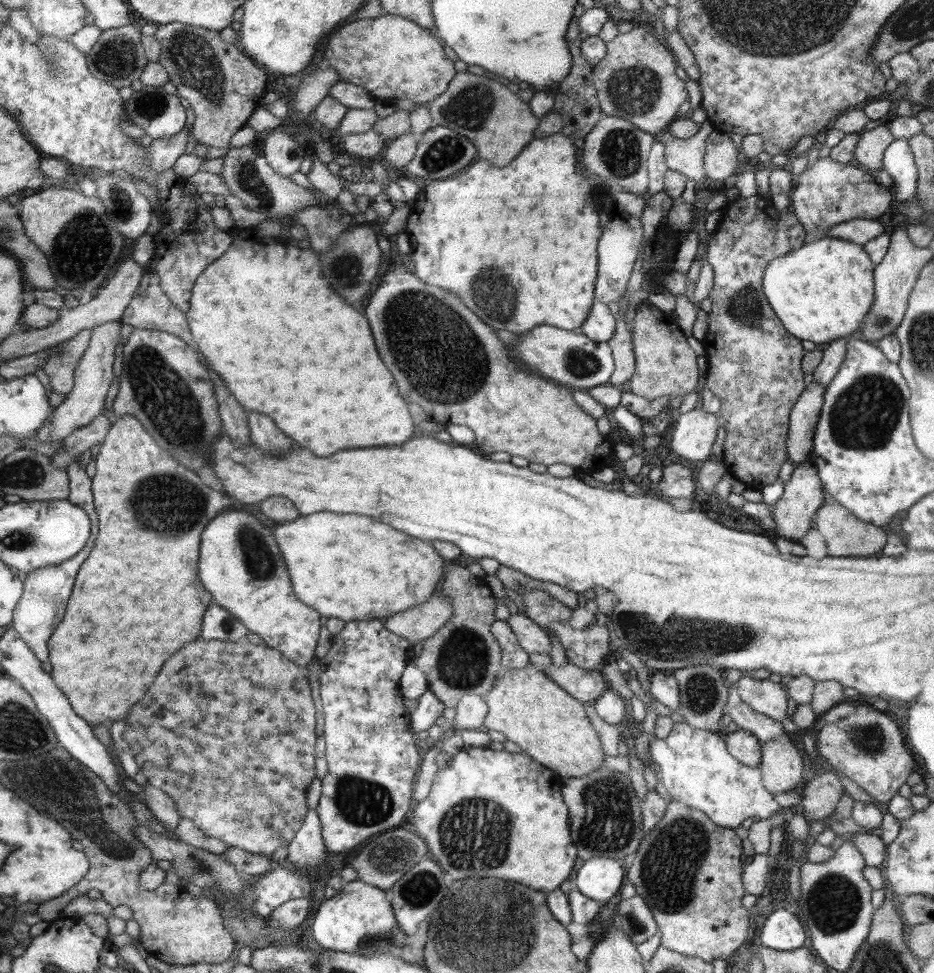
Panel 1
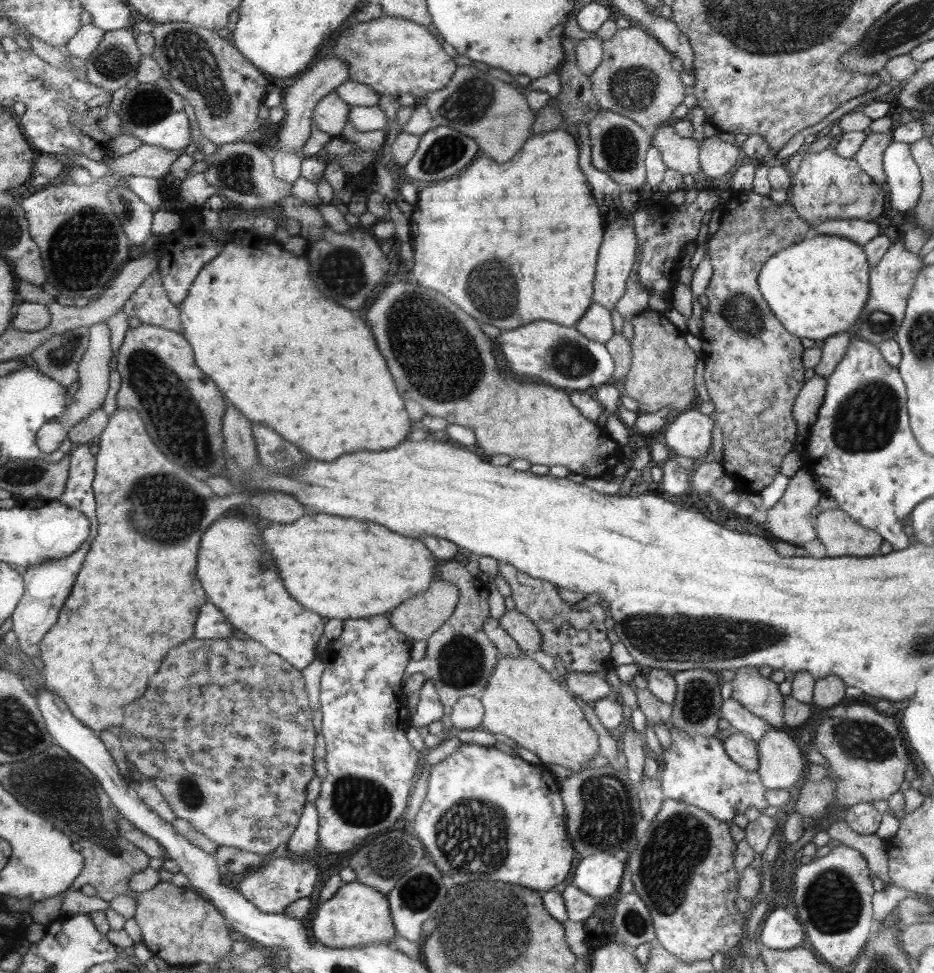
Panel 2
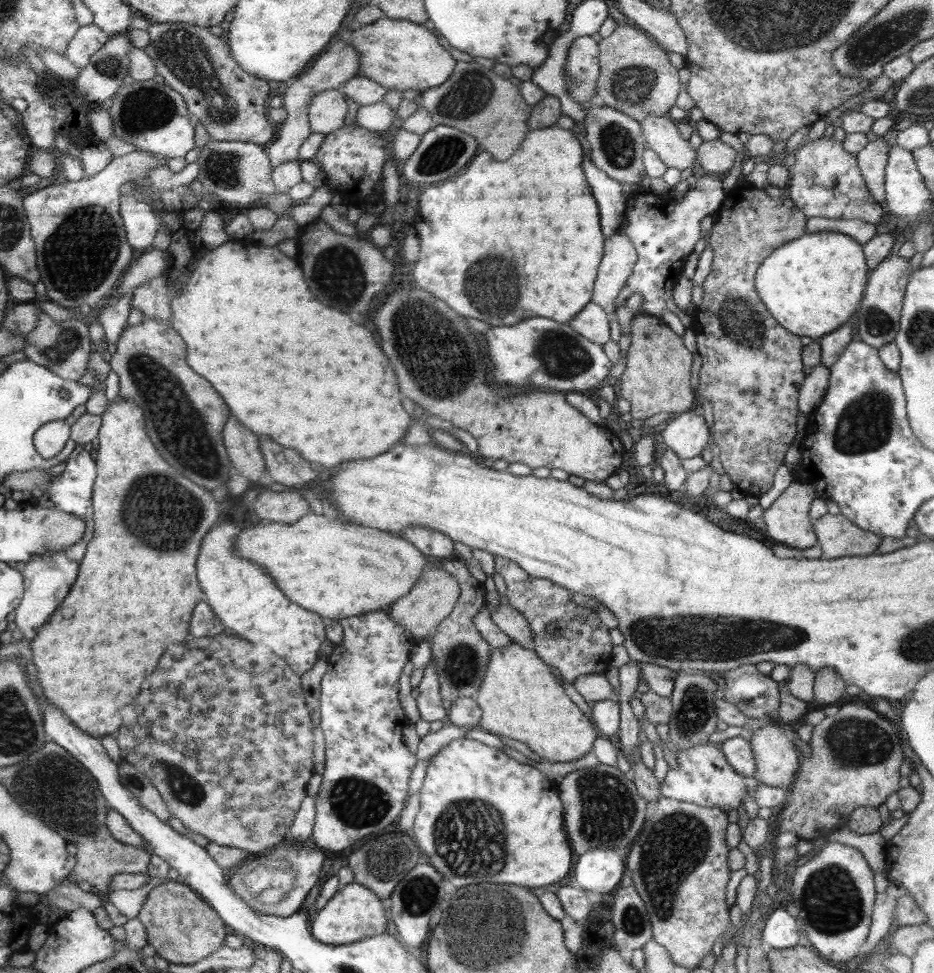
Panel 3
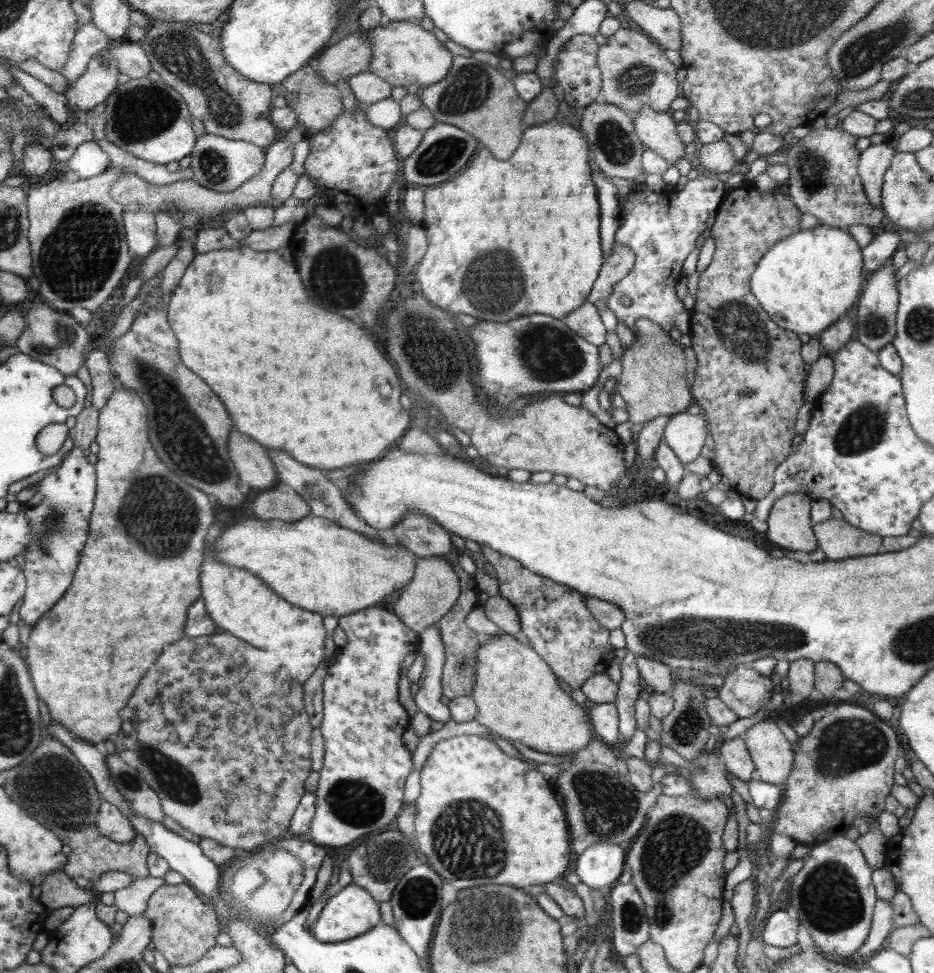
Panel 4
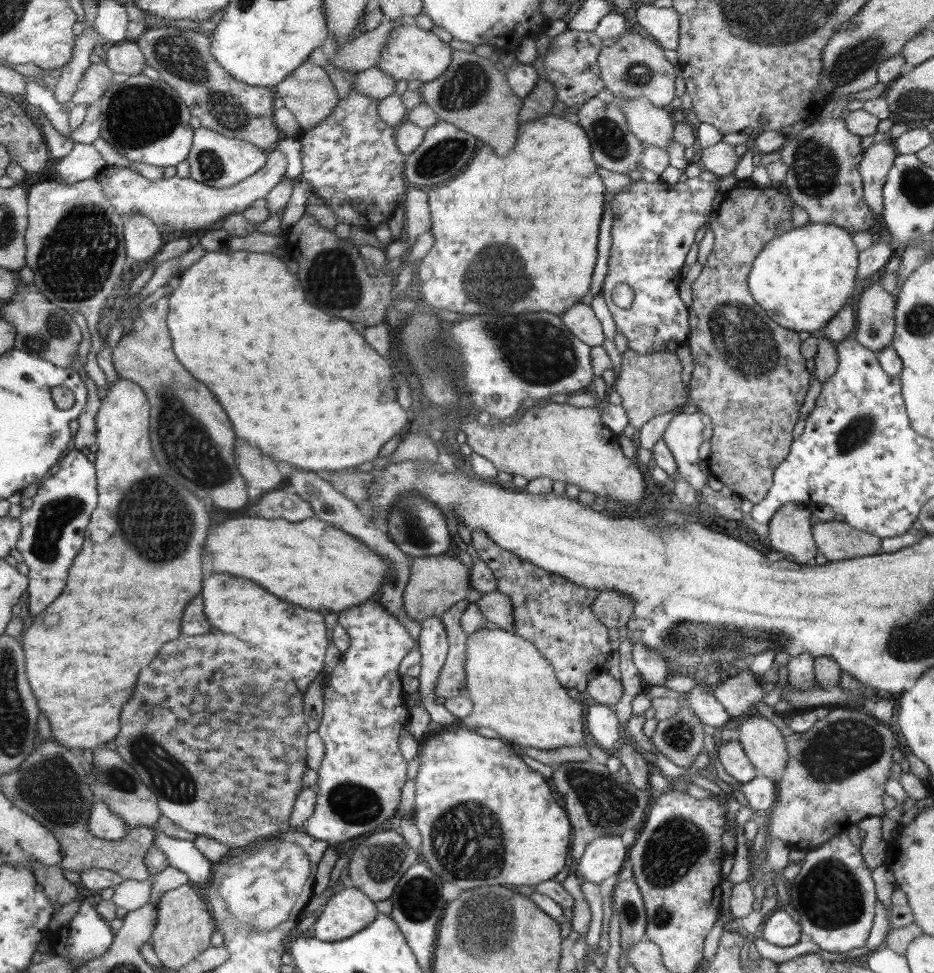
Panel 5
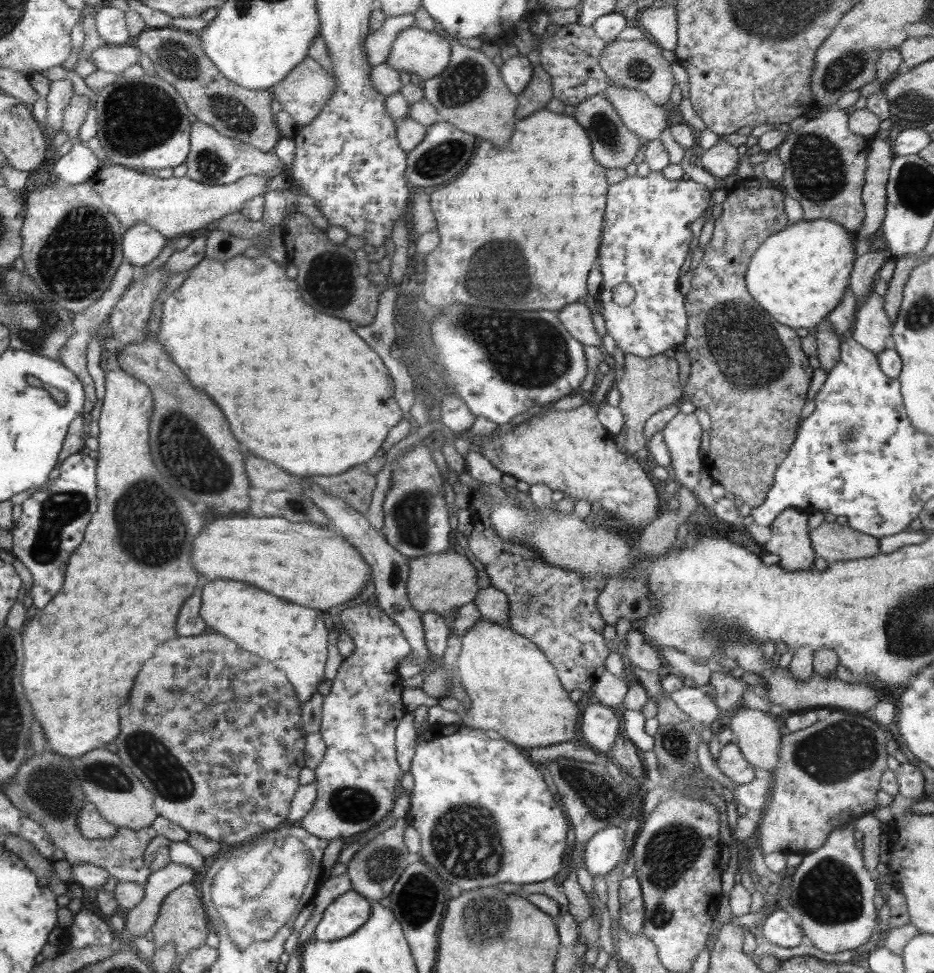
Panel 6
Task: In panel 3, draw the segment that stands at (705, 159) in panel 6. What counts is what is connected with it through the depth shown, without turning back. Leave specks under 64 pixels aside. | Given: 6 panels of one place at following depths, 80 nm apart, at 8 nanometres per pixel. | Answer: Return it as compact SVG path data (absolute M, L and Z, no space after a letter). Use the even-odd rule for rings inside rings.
M719 138L703 141L697 150L697 162L709 174L714 172L726 172L734 166L736 161L736 150Z

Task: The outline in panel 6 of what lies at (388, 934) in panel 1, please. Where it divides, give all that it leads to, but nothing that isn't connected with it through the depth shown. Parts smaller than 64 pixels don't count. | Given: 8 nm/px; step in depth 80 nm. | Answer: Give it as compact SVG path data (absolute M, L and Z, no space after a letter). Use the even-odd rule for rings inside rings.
M350 889L325 909L315 929L314 938L332 942L350 936L368 920L370 911L369 901L359 892Z

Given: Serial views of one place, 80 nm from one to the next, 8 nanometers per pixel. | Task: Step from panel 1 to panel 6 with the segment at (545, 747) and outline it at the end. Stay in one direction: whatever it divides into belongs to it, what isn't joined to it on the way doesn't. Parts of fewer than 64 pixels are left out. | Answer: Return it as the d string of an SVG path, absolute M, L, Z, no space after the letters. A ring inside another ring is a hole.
M481 618L460 638L460 644L457 676L471 700L469 711L461 715L464 726L495 730L517 747L578 741L582 707L570 699L556 668L534 642Z

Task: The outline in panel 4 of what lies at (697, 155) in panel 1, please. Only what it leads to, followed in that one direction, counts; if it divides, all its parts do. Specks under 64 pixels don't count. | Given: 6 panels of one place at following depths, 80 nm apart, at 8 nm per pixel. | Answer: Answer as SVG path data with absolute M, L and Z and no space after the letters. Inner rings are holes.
M645 104L636 115L633 123L638 138L644 147L675 165L678 159L685 157L686 145L677 133L677 123L670 114L656 112Z

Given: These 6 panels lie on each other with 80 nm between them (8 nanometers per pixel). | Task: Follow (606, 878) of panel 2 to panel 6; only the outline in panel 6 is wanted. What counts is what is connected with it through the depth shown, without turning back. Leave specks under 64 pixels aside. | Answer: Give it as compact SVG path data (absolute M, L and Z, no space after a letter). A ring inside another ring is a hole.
M610 825L588 839L585 844L584 862L593 877L606 875L616 868L626 846L624 831L624 826Z

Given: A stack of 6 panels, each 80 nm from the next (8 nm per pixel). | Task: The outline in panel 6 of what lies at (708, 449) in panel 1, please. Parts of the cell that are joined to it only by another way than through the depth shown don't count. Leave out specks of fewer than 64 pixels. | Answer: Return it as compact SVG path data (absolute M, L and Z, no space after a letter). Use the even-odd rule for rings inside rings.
M682 411L668 422L662 431L664 442L671 456L672 478L688 490L696 490L699 485L703 457L700 456L702 427L695 415Z

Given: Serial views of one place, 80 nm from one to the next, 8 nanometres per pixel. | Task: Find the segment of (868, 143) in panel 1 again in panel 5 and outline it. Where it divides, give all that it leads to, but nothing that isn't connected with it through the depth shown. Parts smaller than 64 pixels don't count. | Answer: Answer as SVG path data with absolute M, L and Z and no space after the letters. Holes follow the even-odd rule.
M883 140L864 151L859 164L863 180L863 199L871 208L875 223L877 216L883 211L883 186L896 156L895 148Z

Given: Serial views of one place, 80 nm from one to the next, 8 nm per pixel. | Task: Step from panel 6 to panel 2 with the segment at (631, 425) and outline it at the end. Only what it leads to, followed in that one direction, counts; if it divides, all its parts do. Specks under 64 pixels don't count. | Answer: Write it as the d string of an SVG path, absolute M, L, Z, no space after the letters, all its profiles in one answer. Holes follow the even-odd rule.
M650 308L640 311L633 319L632 326L634 336L631 338L631 367L624 382L624 394L633 398L638 404L638 416L656 412L668 404L674 409L688 410L690 403L697 396L694 388L694 370L696 370L697 357L690 346L686 344L684 334L668 321L663 313L656 312Z

